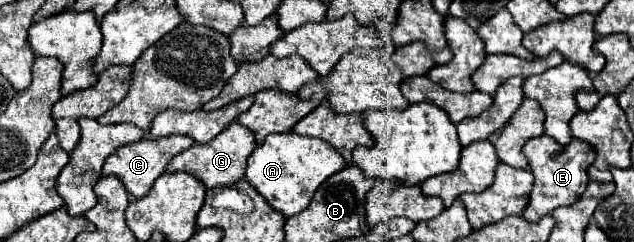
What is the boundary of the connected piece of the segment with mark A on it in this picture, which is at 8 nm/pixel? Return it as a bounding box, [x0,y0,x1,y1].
[245,132,347,216]

